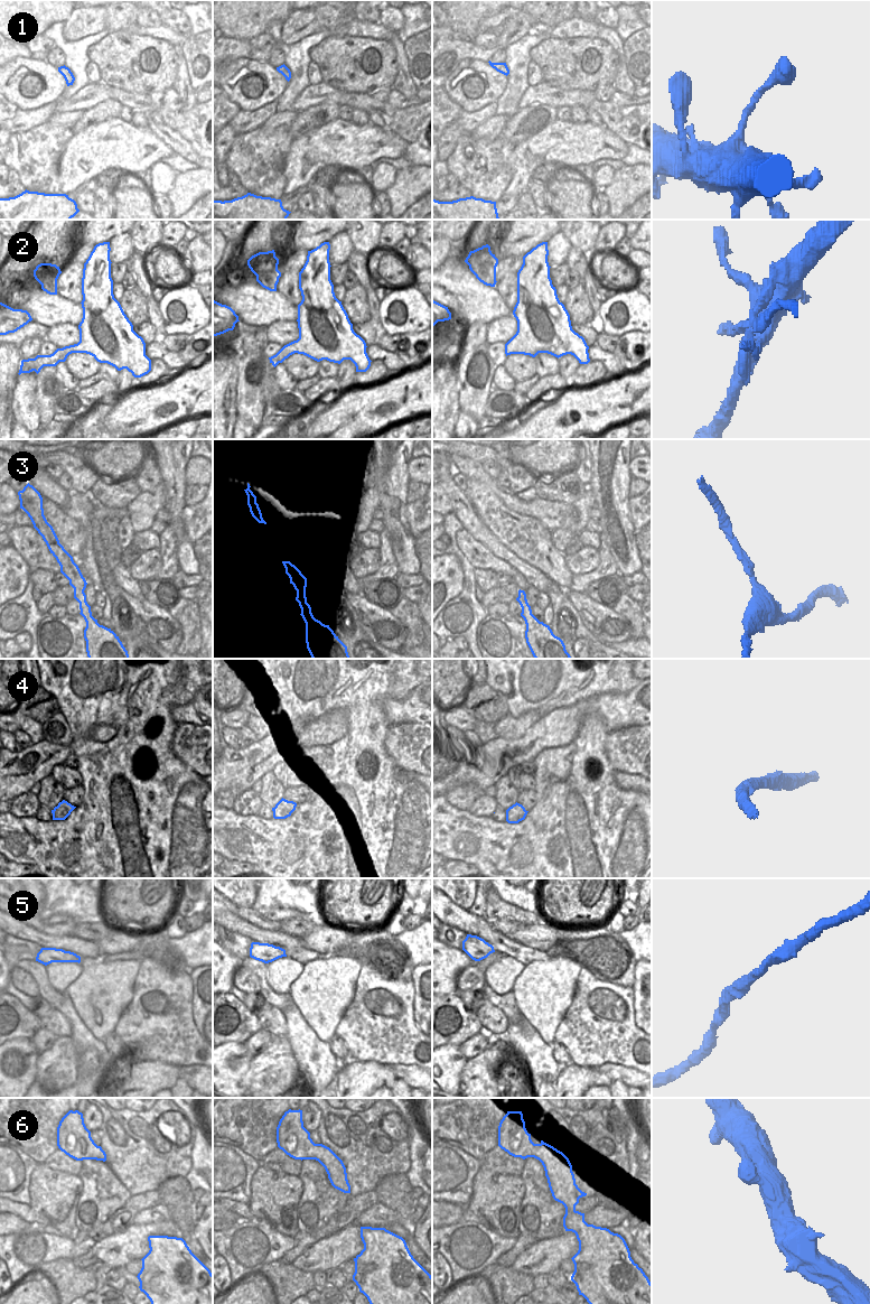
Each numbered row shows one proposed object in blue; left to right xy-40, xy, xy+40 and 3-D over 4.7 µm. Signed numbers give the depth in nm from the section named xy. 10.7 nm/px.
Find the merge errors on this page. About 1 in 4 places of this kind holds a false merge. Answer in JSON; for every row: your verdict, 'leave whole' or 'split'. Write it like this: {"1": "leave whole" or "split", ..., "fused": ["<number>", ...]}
{"1": "leave whole", "2": "split", "3": "leave whole", "4": "leave whole", "5": "leave whole", "6": "leave whole", "fused": ["2"]}

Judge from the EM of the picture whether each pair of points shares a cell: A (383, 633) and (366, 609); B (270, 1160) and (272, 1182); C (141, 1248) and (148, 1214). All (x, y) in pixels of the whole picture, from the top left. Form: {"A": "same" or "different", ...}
{"A": "same", "B": "different", "C": "different"}

